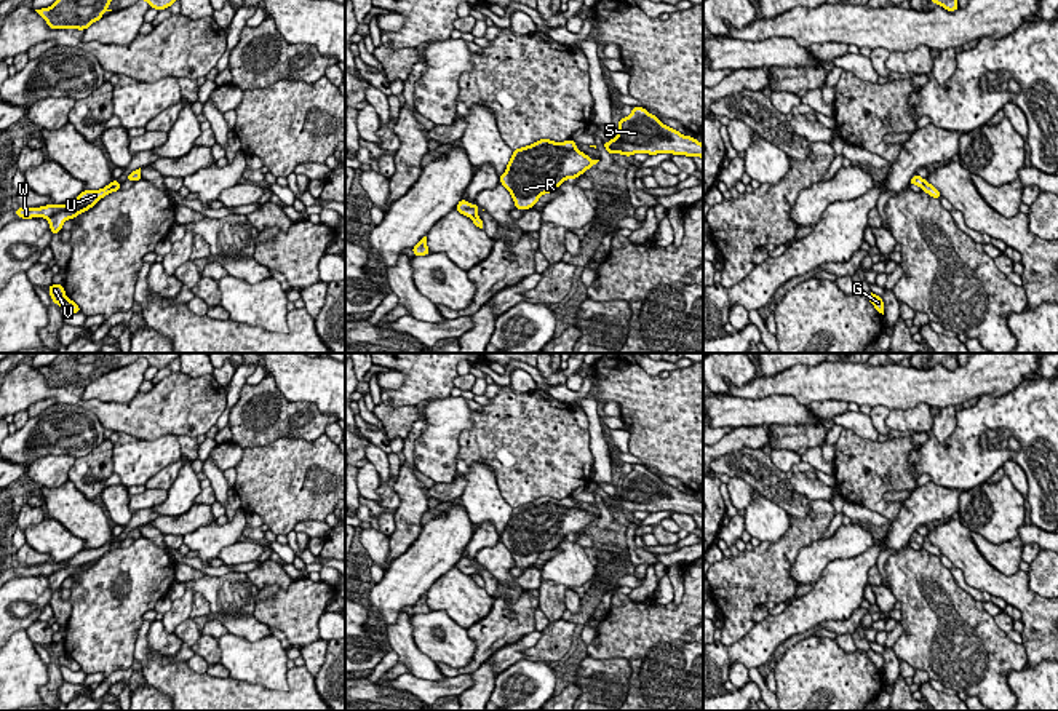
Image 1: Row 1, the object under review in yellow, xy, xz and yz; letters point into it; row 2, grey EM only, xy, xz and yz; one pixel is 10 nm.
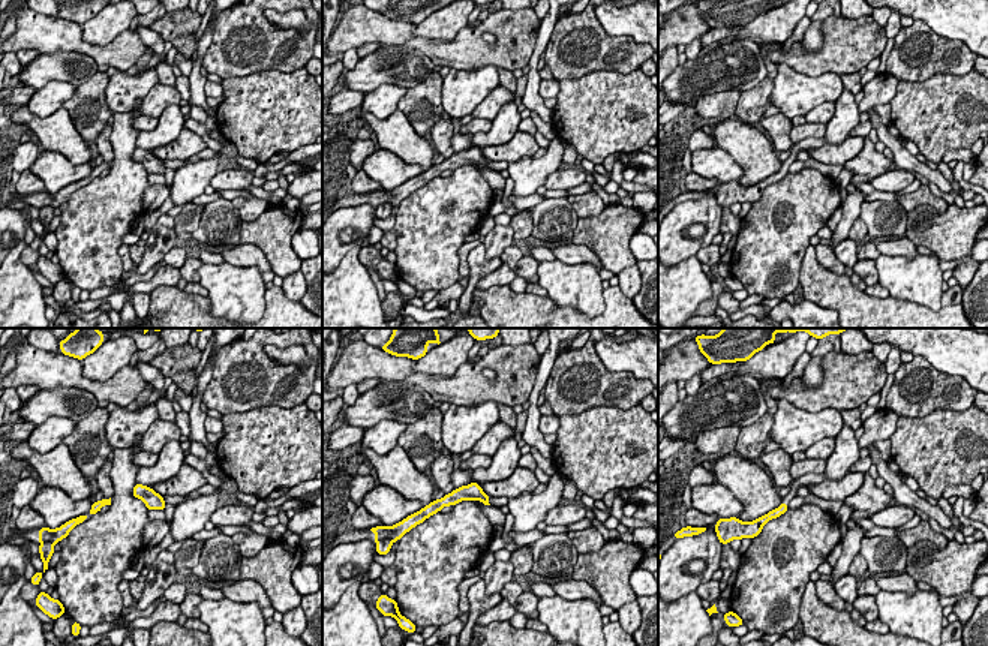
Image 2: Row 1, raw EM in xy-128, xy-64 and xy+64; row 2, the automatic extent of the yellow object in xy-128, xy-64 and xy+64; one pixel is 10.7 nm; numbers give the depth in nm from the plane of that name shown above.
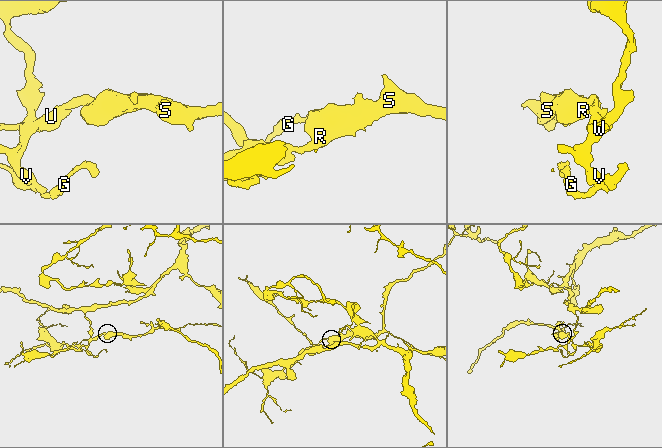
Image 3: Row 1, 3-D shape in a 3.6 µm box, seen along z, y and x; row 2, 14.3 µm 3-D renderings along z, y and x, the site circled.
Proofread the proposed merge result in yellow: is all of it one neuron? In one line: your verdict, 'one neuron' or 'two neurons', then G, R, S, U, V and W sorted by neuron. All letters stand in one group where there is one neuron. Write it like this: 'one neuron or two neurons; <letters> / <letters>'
two neurons; G R S U W / V

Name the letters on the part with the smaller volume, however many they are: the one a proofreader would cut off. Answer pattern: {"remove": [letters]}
{"remove": ["G", "R", "S", "U", "W"]}

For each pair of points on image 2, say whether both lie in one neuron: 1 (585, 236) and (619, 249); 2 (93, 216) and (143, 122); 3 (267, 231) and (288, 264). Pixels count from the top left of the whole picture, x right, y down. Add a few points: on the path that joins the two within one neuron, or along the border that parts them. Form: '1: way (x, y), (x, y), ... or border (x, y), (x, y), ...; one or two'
1: way (594, 236), (604, 236), (610, 242); one
2: border (134, 119), (134, 126), (140, 131); two
3: way (275, 239), (281, 257); one

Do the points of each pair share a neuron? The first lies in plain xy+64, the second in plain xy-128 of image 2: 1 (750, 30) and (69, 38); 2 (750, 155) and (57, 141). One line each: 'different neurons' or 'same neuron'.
1: different neurons
2: same neuron

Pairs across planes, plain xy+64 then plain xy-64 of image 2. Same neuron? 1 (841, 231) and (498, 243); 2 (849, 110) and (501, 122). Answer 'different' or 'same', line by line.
1: same
2: same

